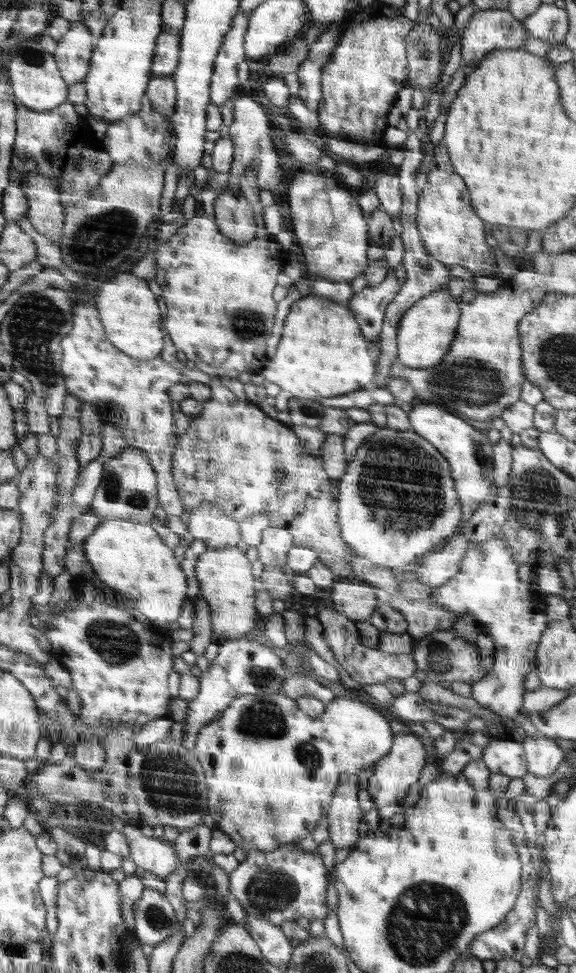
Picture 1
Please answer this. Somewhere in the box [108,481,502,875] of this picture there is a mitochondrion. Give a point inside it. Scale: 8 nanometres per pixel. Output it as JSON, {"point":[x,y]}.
{"point":[171,785]}

